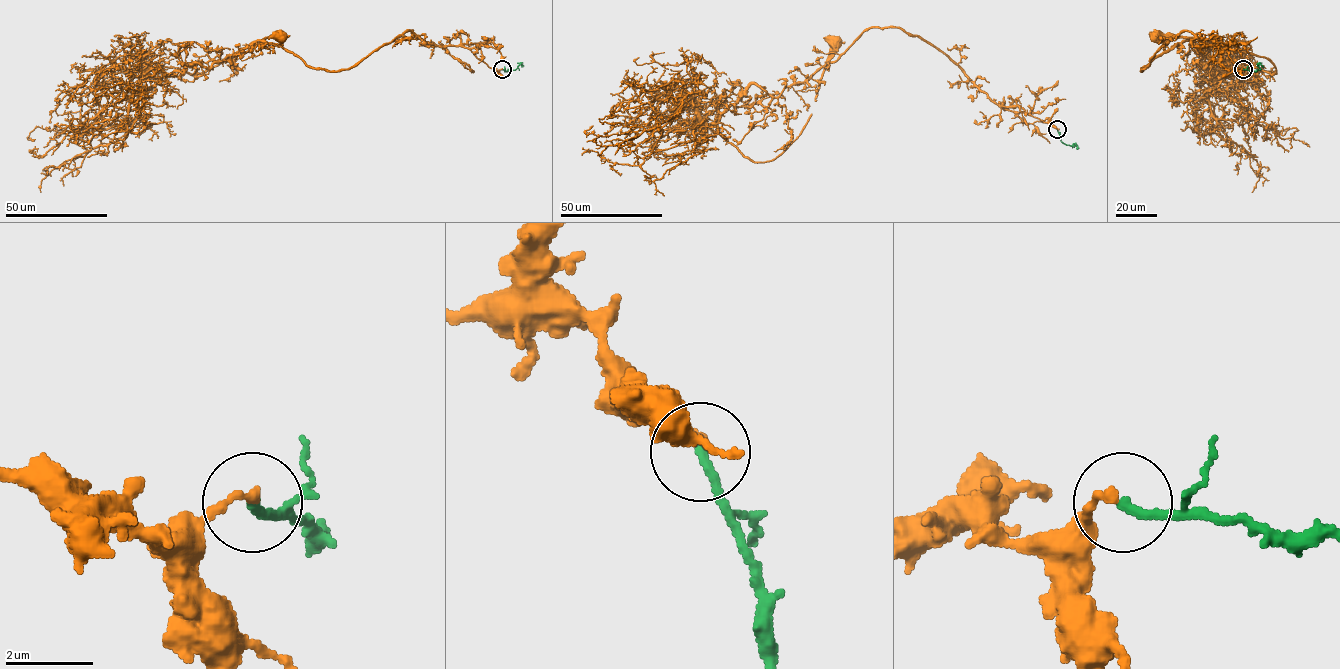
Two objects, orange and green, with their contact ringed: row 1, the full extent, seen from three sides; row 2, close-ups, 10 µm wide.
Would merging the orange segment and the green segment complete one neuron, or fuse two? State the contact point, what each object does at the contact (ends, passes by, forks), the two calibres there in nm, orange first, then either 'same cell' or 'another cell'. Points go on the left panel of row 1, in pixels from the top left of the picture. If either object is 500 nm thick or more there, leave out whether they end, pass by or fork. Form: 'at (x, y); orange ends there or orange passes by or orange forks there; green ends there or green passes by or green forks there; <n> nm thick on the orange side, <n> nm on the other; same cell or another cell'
at (502, 69); orange ends there; green ends there; 180 nm thick on the orange side, 200 nm on the other; another cell

